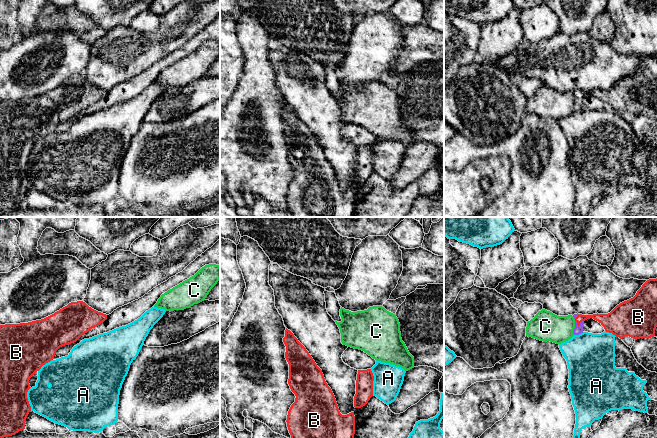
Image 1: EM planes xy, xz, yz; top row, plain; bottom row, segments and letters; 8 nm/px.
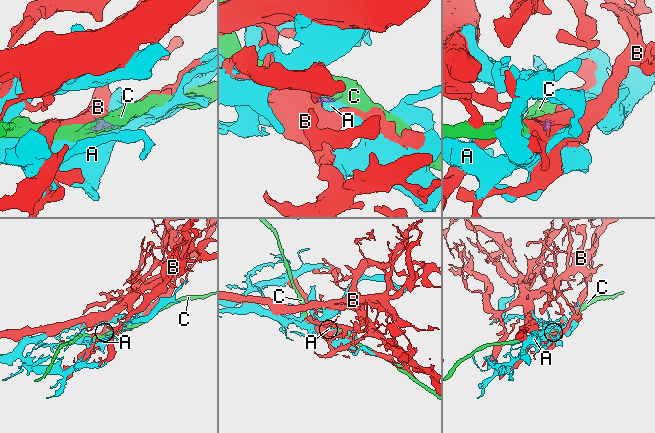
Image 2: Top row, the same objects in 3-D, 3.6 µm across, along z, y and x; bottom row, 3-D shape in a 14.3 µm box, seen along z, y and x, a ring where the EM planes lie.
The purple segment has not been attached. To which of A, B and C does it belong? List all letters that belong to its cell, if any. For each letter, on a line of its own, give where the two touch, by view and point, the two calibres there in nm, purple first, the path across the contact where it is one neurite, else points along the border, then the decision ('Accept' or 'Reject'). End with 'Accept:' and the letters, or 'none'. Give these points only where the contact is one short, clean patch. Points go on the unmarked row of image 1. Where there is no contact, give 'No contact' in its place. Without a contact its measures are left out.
A: Touches purple at yz (578, 110). Thickness 70 nm (purple) against 380 nm. Boundary: yz (583, 108), (574, 111). Reject
B: Touches purple at yz (577, 101). Thickness 70 nm (purple) against 110 nm. Path across: yz (577, 106), (577, 101), (589, 92), (607, 97). Accept
C: Touches purple at yz (574, 104). Thickness 70 nm (purple) against 240 nm. Reject
Accept: B

